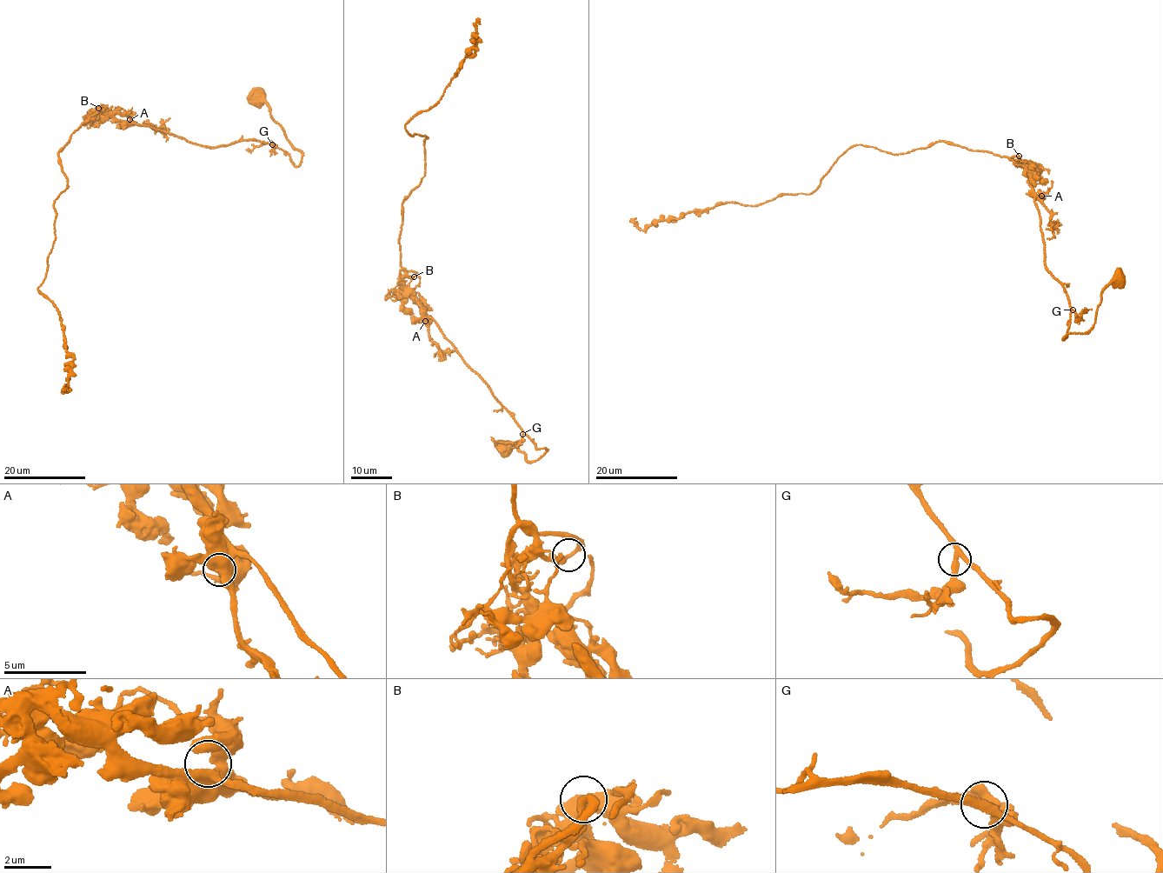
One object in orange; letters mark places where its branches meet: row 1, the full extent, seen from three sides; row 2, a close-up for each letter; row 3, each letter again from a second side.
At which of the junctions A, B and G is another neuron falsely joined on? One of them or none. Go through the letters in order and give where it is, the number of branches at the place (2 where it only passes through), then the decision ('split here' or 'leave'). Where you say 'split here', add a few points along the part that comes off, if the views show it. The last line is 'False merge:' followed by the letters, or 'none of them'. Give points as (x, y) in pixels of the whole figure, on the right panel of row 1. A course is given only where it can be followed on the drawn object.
A: (1041, 196) | 2 | leave
B: (1019, 156) | 2 | leave
G: (1073, 309) | 3 | leave
False merge: none of them

